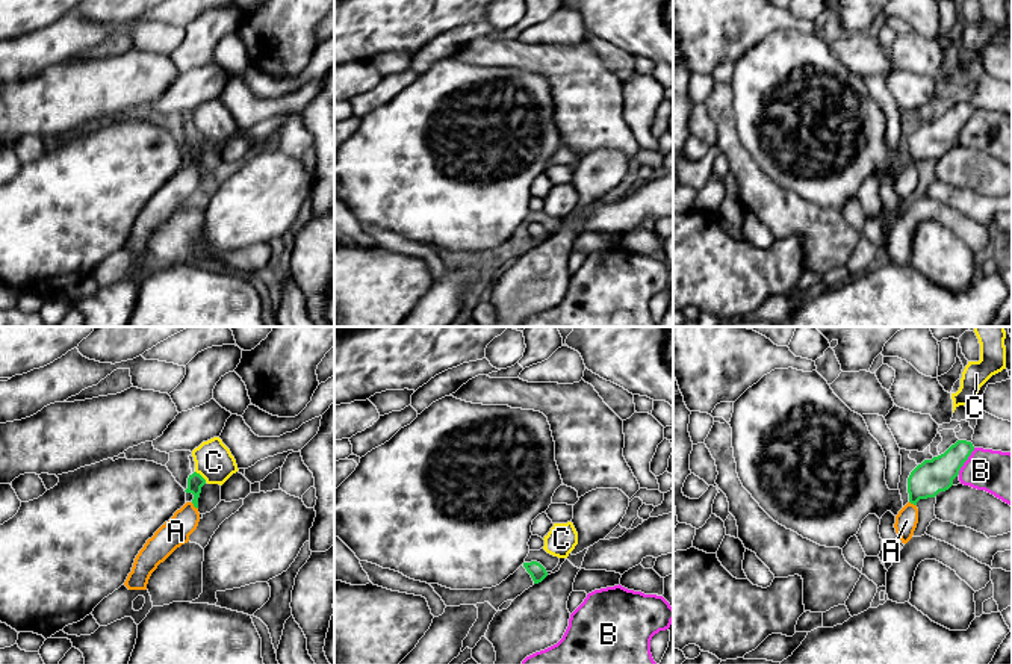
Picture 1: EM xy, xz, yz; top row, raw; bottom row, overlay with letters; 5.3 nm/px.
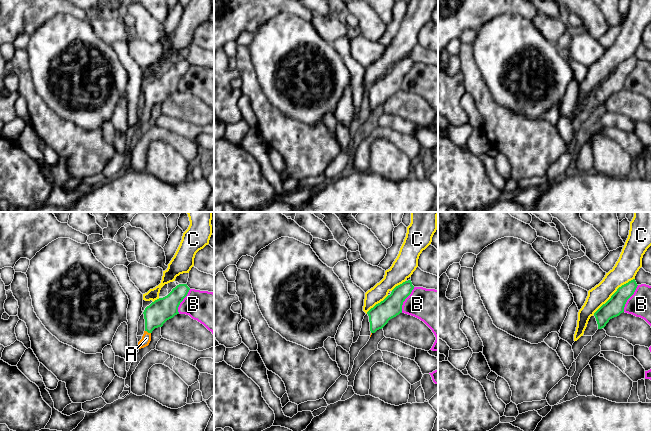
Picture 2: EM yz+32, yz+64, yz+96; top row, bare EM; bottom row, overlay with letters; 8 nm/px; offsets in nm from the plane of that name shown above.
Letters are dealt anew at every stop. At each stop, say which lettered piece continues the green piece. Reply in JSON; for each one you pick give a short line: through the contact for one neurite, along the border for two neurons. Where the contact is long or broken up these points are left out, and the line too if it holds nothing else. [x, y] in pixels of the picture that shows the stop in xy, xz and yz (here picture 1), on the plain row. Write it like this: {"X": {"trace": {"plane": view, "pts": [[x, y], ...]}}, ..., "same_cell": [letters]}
{"A": {"trace": {"plane": "xy", "pts": [[195, 142], [194, 167], [176, 192]]}}, "same_cell": ["A"]}

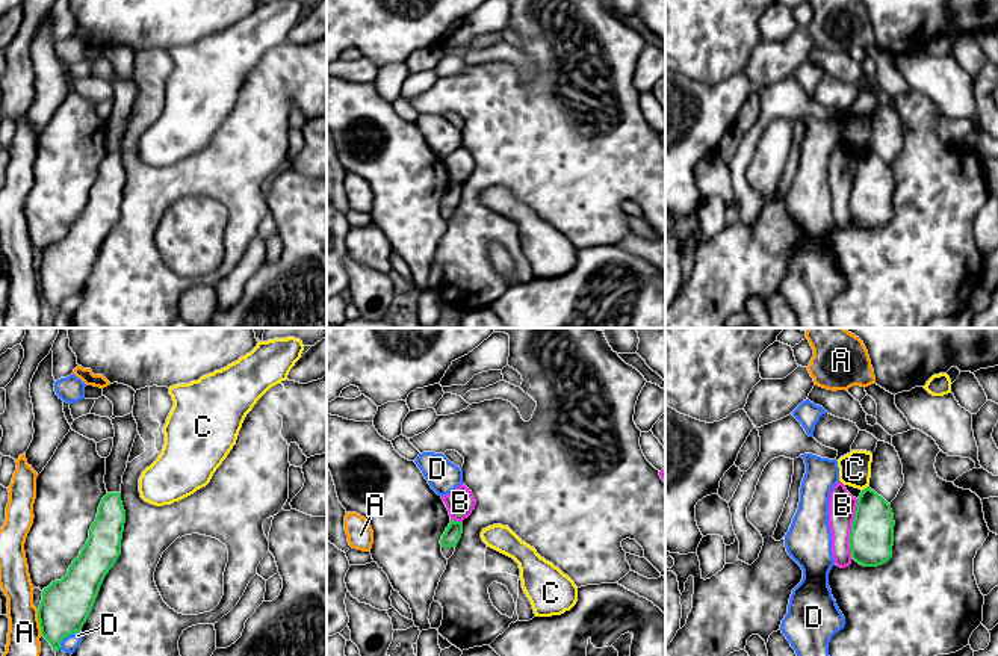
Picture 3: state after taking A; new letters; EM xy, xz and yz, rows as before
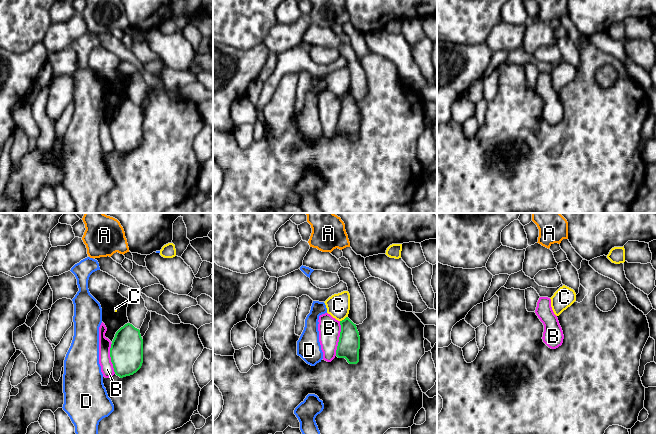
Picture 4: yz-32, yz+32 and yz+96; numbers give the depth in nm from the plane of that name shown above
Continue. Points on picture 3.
{"same_cell": []}

